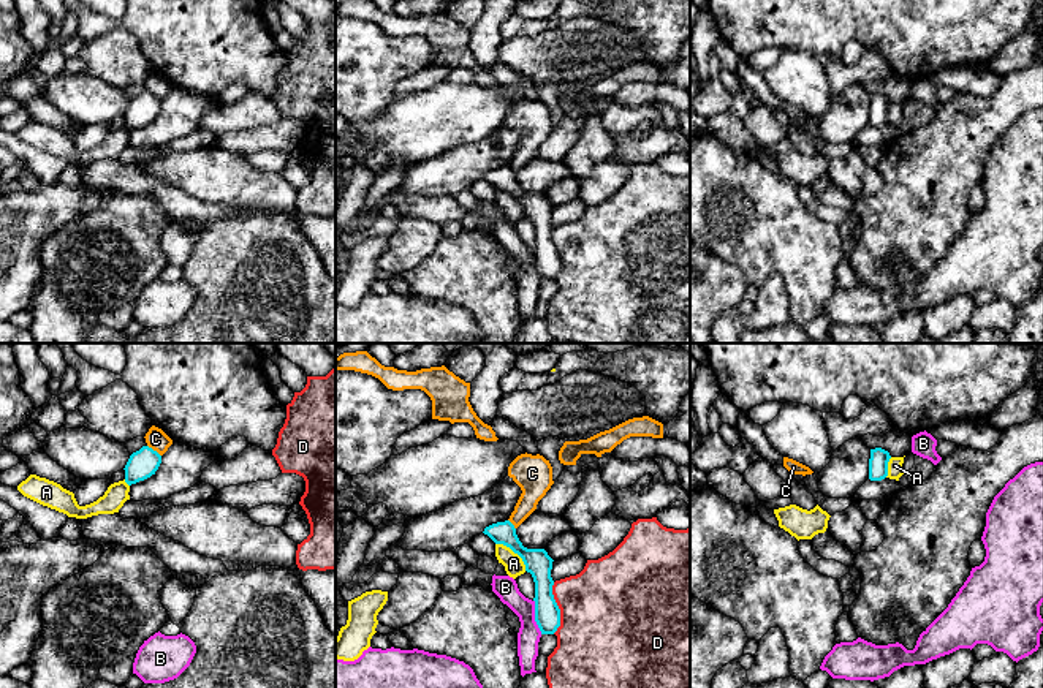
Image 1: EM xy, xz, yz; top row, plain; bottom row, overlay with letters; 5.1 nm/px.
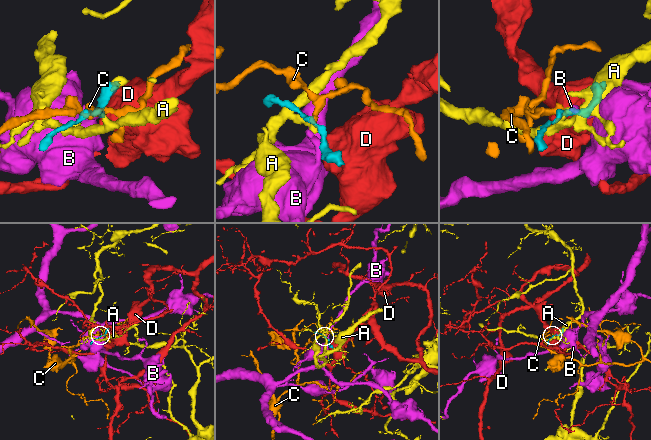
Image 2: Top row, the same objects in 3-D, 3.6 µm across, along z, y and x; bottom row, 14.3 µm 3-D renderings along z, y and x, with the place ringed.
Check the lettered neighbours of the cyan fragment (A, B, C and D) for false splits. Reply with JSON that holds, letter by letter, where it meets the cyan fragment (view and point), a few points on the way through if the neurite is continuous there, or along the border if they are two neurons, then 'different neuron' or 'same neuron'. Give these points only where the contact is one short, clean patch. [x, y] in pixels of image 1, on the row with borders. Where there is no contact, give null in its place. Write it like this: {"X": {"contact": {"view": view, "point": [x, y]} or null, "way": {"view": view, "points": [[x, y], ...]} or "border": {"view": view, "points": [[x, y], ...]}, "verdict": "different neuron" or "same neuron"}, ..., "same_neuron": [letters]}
{"A": {"contact": {"view": "xz", "point": [515, 552]}, "verdict": "different neuron"}, "B": {"contact": {"view": "xz", "point": [535, 617]}, "border": {"view": "xz", "points": [[534, 600], [534, 620], [542, 633]]}, "verdict": "different neuron"}, "C": {"contact": {"view": "xy", "point": [152, 449]}, "border": {"view": "xy", "points": [[147, 445], [160, 456]]}, "verdict": "different neuron"}, "D": {"contact": {"view": "xz", "point": [557, 608]}, "verdict": "different neuron"}, "same_neuron": []}

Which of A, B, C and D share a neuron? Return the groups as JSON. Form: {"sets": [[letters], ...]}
{"sets": [["A"], ["B"], ["C"], ["D"]]}

